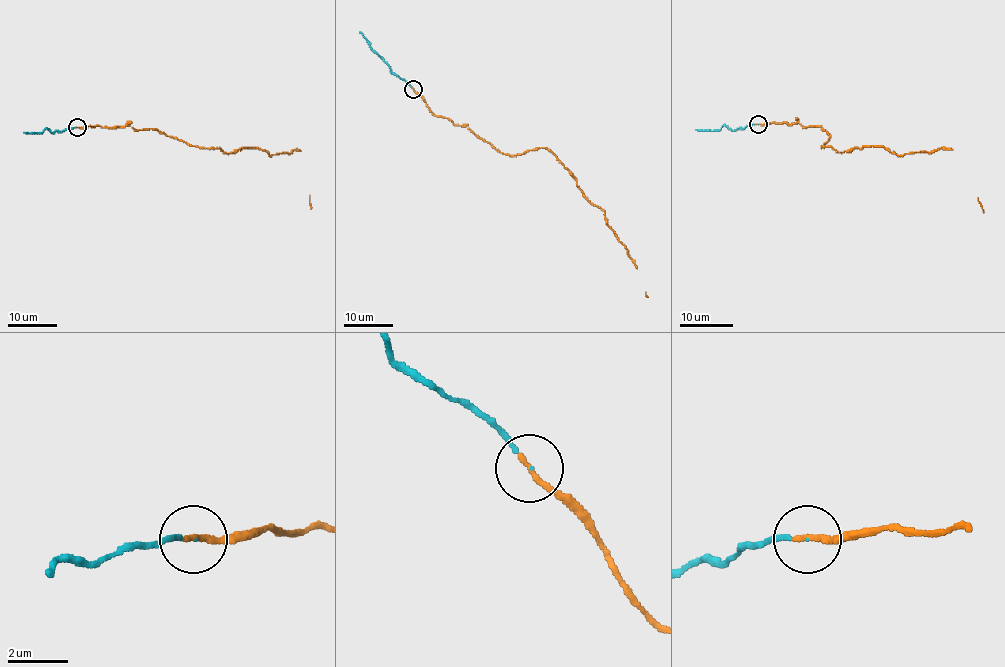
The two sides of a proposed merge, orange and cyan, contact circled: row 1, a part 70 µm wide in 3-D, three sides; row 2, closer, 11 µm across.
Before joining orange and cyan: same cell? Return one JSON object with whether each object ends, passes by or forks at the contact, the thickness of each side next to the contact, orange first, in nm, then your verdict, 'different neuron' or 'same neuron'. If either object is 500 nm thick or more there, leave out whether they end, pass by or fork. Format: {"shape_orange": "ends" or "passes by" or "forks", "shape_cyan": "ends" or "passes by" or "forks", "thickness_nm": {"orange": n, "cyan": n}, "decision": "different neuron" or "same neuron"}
{"shape_orange": "ends", "shape_cyan": "ends", "thickness_nm": {"orange": 200, "cyan": 90}, "decision": "same neuron"}

